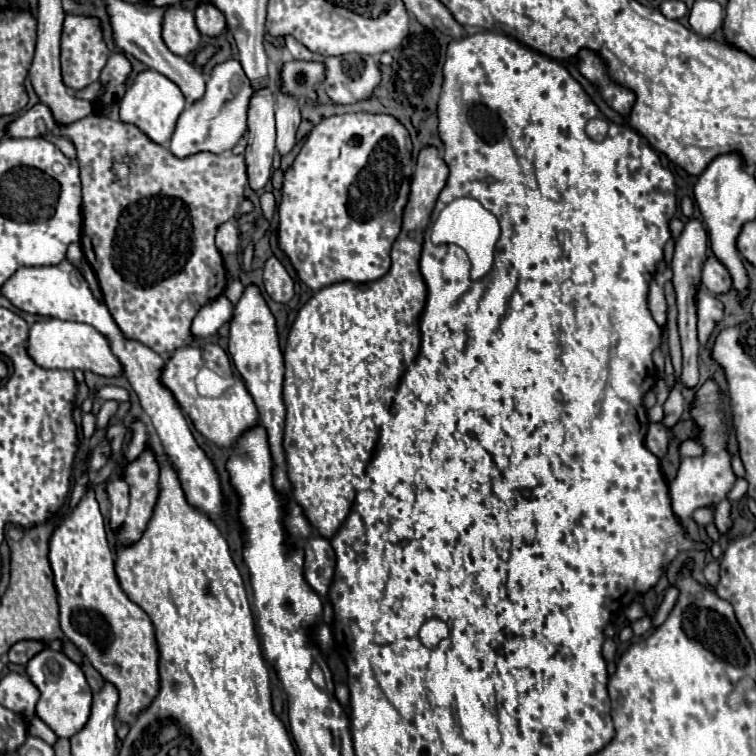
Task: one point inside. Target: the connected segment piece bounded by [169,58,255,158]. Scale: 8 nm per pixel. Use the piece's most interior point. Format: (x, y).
(216, 123)

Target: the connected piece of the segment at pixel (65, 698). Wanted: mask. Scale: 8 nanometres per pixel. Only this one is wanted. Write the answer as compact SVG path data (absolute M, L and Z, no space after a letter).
M45 648L39 654L35 654L31 662L27 662L25 672L41 694L35 706L37 716L57 734L57 738L75 736L85 726L91 712L91 688L85 680L83 670L73 660L69 660L63 652Z

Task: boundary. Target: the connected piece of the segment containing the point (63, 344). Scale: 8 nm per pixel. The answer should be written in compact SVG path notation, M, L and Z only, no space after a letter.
M49 318L35 322L29 328L27 338L27 354L31 354L33 362L43 368L59 368L59 370L91 370L101 376L119 376L123 372L119 360L113 356L107 338L97 332L93 326L83 322L69 322L59 318Z

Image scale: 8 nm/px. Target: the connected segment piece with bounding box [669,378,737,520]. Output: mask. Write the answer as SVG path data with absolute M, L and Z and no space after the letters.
M709 378L695 390L689 414L697 426L695 438L703 446L705 452L695 458L683 458L675 480L669 482L671 508L675 510L675 514L681 520L687 520L695 508L707 508L711 504L719 504L721 500L725 500L737 480L737 476L733 474L733 468L731 468L731 454L727 452L729 430L725 426L725 412L723 412L723 404L721 404L721 396L719 396L719 386L715 384L715 380Z

